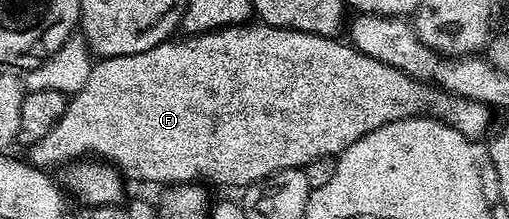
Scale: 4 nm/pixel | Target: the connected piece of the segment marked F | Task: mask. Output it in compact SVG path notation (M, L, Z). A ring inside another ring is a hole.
M263 22L255 23L231 24L228 28L215 28L213 32L188 34L183 37L185 40L169 38L150 50L97 59L89 72L86 84L69 99L66 114L62 114L62 118L58 118L54 130L50 130L50 134L45 134L43 138L38 138L38 142L27 145L26 159L28 163L36 168L53 170L52 168L58 167L57 169L59 169L75 158L93 154L111 164L129 181L131 181L130 179L145 180L148 184L164 184L163 186L203 182L205 185L225 184L228 188L243 190L249 184L264 180L275 172L281 172L287 168L303 169L318 158L327 156L335 158L341 152L345 152L354 142L358 142L358 138L362 138L390 122L398 122L411 116L434 116L454 130L458 130L458 134L462 134L471 142L478 141L479 136L486 135L485 137L487 137L489 135L488 123L491 122L493 113L488 105L482 102L455 96L453 92L444 92L436 85L426 84L423 80L411 80L405 72L394 66L386 66L386 62L378 62L378 58L370 58L366 54L362 54L357 48L352 47L351 43L345 42L343 39L340 41L340 38L299 32L293 28L275 28Z

